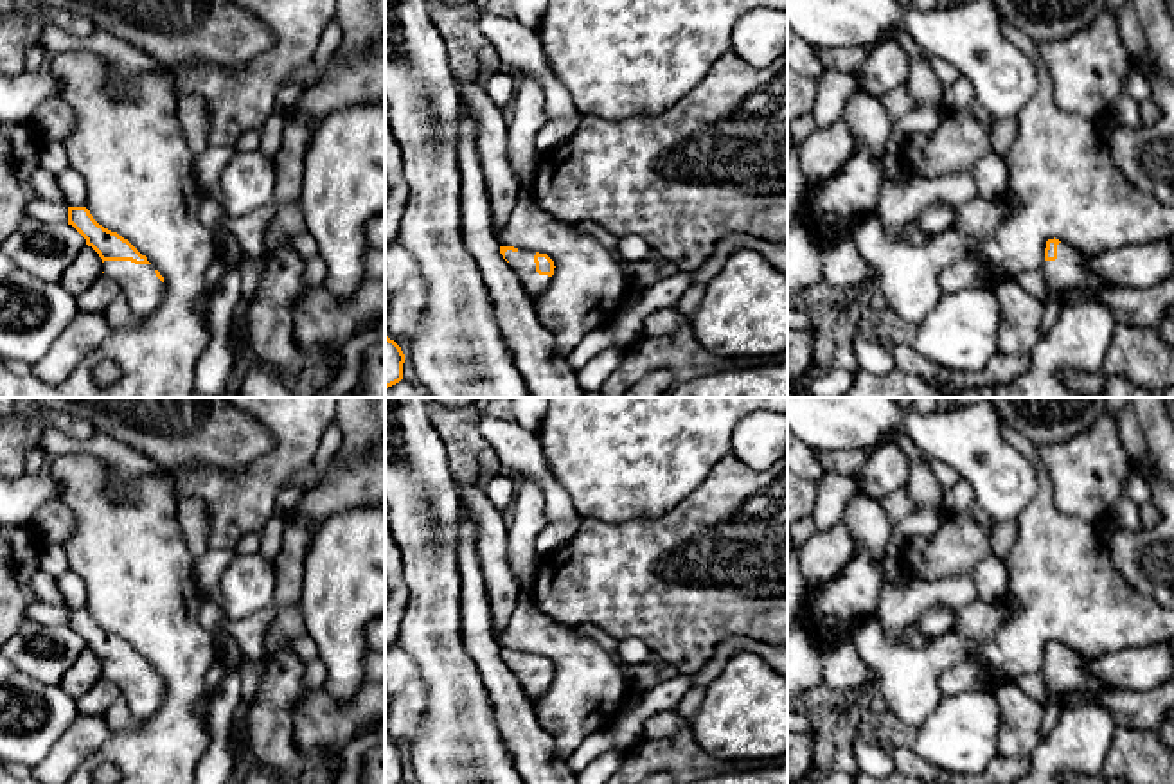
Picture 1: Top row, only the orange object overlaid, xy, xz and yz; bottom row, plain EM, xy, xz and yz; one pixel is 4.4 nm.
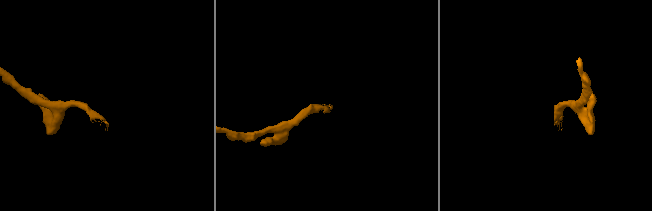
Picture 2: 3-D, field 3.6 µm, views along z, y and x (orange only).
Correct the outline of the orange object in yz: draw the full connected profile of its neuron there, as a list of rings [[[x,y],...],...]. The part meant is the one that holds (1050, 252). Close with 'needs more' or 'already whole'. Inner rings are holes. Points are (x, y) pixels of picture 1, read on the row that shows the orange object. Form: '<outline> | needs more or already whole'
[[[1048,239],[1043,261],[1043,277],[1048,291],[1064,307],[1064,295],[1072,290],[1106,290],[1109,282],[1098,279],[1086,266],[1084,255],[1059,239]]] | needs more

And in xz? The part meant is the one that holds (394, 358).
[[[387,336],[385,338],[385,388],[403,379],[403,363],[405,363],[405,354],[401,347]]] | already whole

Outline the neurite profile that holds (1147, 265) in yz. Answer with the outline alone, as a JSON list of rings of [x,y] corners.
[[[1174,236],[1084,257],[1086,266],[1111,286],[1151,288],[1174,273]]]

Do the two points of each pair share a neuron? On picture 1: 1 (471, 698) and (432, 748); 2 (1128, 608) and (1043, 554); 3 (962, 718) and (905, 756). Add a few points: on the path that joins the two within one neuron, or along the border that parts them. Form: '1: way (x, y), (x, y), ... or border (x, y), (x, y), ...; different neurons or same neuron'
1: way (459, 711), (459, 721), (444, 736); same neuron
2: way (1106, 608), (1097, 608), (1065, 576); same neuron
3: border (910, 747), (917, 756), (933, 765); different neurons

